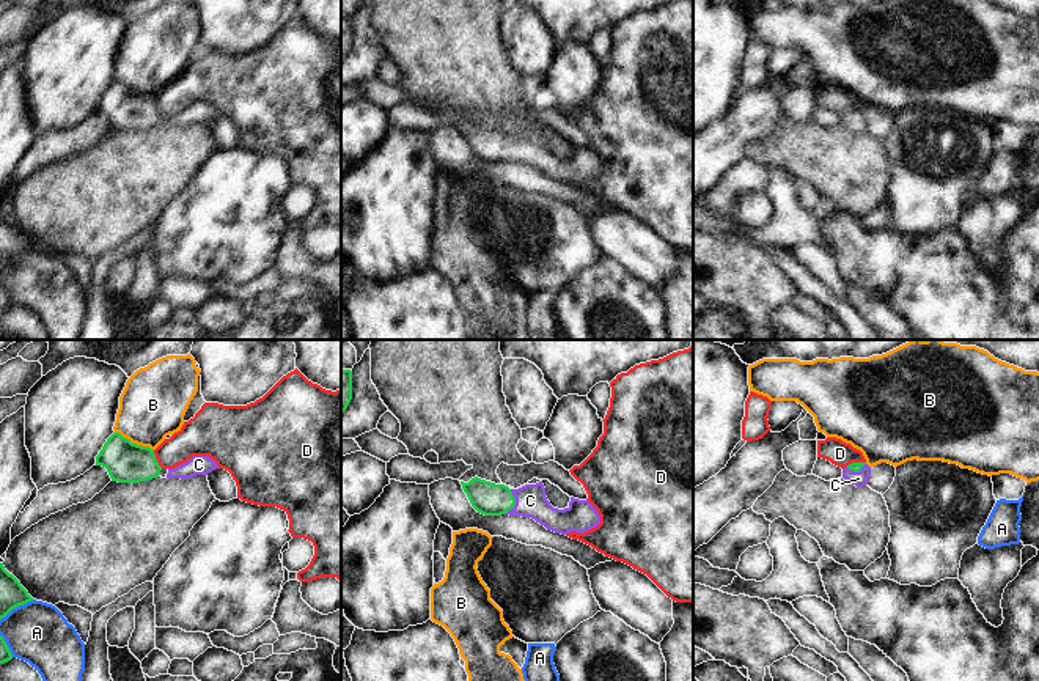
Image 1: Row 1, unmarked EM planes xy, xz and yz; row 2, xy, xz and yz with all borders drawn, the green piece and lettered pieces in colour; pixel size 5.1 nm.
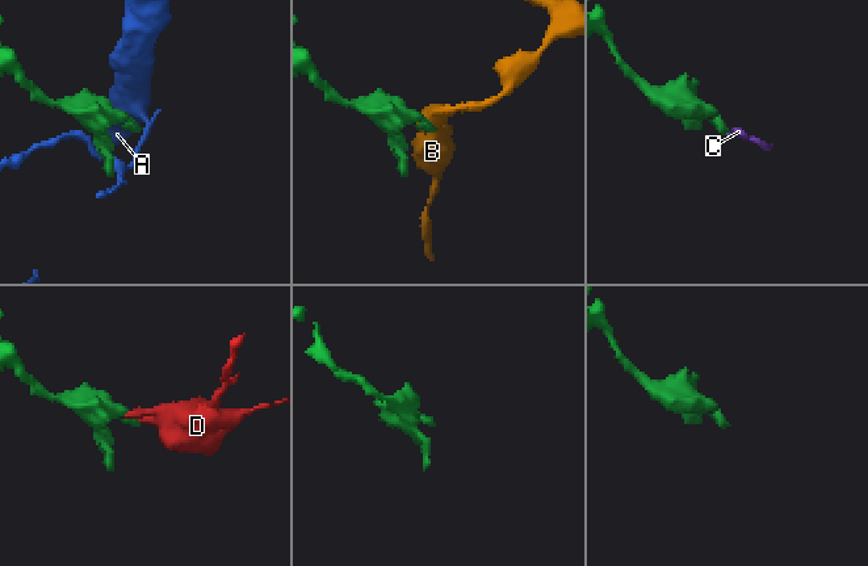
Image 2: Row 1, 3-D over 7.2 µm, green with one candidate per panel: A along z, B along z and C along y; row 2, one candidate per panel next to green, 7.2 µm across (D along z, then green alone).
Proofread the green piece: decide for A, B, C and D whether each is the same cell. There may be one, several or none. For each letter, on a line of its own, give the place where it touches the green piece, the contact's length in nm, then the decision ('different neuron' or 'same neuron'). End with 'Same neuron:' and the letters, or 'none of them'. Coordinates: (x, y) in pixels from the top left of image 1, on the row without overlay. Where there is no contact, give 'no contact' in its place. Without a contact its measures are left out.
A: meets green in xy at (16, 253); contact 200 nm long; different neuron
B: meets green in xy at (134, 92); contact 220 nm long; different neuron
C: meets green in xz at (514, 151); contact 130 nm long; same neuron
D: meets green in xy at (156, 107); contact 110 nm long; different neuron
Same neuron: C

